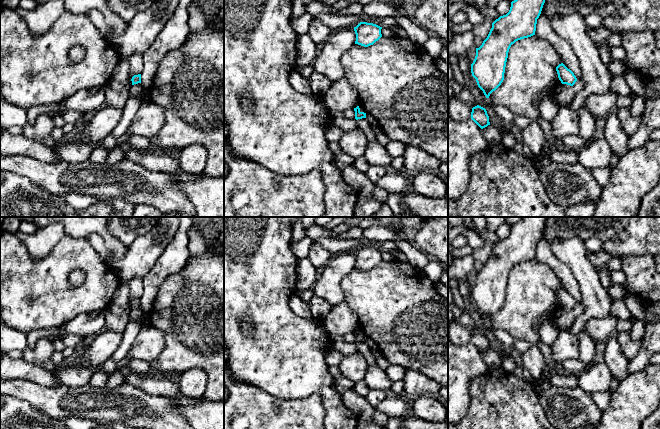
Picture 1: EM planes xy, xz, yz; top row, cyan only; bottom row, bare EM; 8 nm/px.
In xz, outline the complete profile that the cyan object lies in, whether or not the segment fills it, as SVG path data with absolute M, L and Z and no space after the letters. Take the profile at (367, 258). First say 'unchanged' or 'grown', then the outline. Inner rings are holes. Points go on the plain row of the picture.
unchanged; M360 246L356 251L354 251L354 255L356 258L355 268L364 271L373 269L382 261L381 253L382 251L376 248Z

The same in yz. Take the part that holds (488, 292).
unchanged; M522 217L511 226L509 236L492 247L487 262L476 272L471 297L486 322L489 322L504 304L511 269L535 259L545 220L546 217Z

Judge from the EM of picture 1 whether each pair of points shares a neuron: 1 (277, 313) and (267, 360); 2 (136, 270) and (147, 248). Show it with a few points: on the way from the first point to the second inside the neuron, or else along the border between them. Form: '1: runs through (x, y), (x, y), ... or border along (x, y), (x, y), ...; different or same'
1: runs through (276, 325), (276, 348); same
2: runs through (136, 265), (143, 253); same

